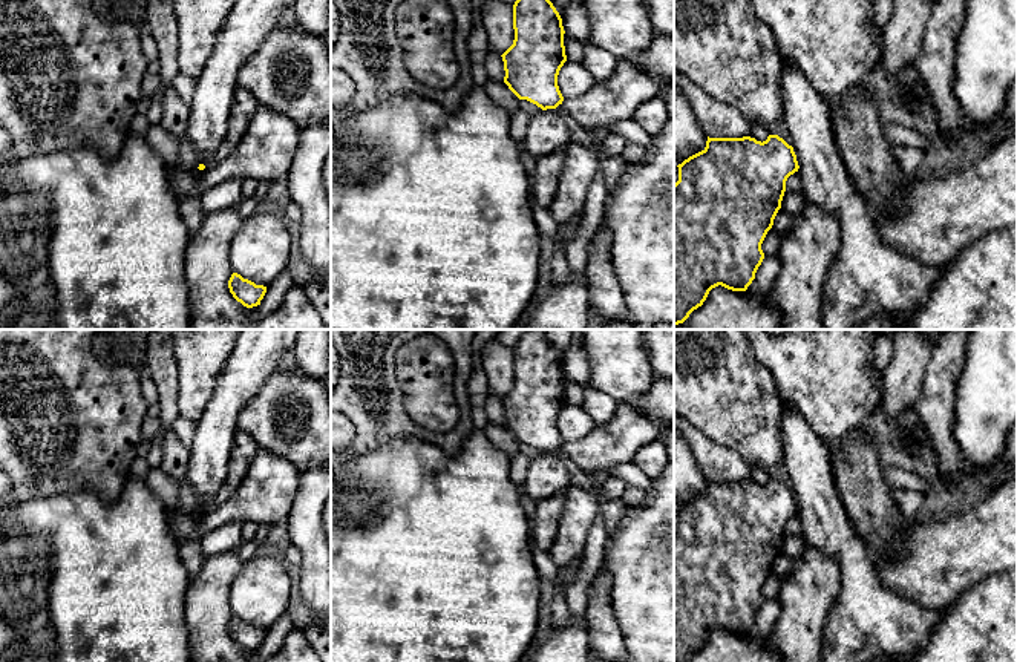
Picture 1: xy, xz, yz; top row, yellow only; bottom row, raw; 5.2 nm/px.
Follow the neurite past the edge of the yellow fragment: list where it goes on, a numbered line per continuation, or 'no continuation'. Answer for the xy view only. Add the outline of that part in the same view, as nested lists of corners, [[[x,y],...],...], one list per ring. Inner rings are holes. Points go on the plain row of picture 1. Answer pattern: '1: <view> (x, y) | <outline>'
no continuation

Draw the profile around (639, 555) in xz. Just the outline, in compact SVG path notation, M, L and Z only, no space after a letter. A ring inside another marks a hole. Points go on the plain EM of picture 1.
M657 428L656 438L666 446L668 464L663 474L652 480L643 503L640 506L628 507L617 527L610 533L602 561L602 565L611 576L610 602L631 662L674 662L674 429Z

